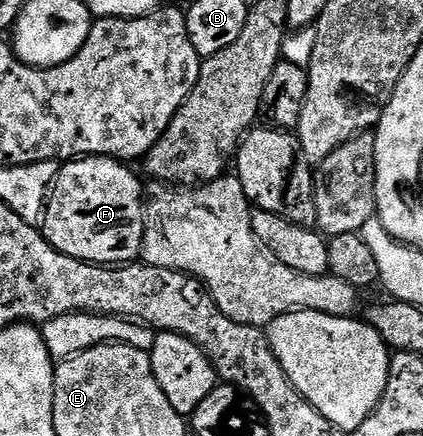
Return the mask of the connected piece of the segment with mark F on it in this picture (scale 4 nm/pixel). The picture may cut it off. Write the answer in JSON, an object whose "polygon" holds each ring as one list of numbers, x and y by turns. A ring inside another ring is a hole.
{"polygon":[[78,157,71,161,66,161,58,168,57,181,49,194,49,204,45,207,45,224,43,232,45,237,51,243,51,247,55,247,63,255,67,255,71,259,79,259,80,261,89,261,93,265,127,265,136,262,141,255,141,244,143,243,143,235,145,234,145,202,143,196,143,185,141,189,141,181,132,173,130,166,124,161,118,161,115,157]]}

